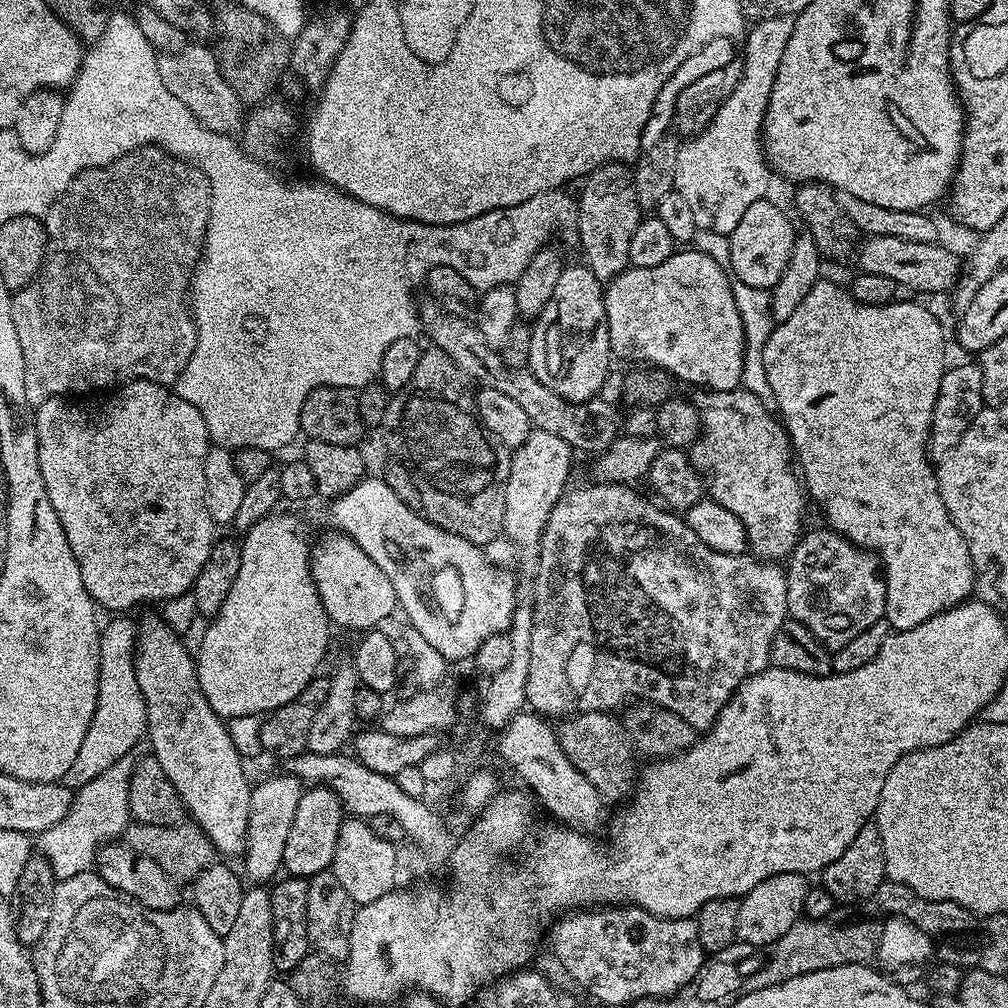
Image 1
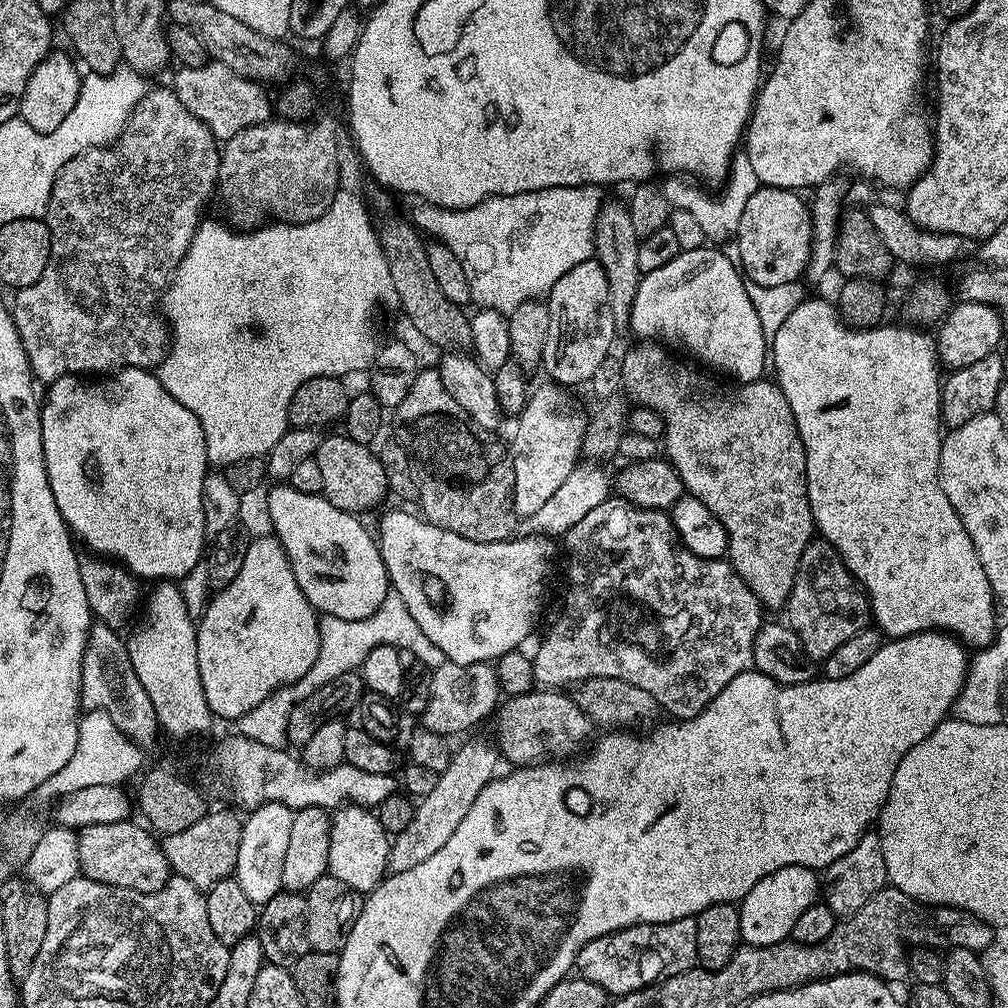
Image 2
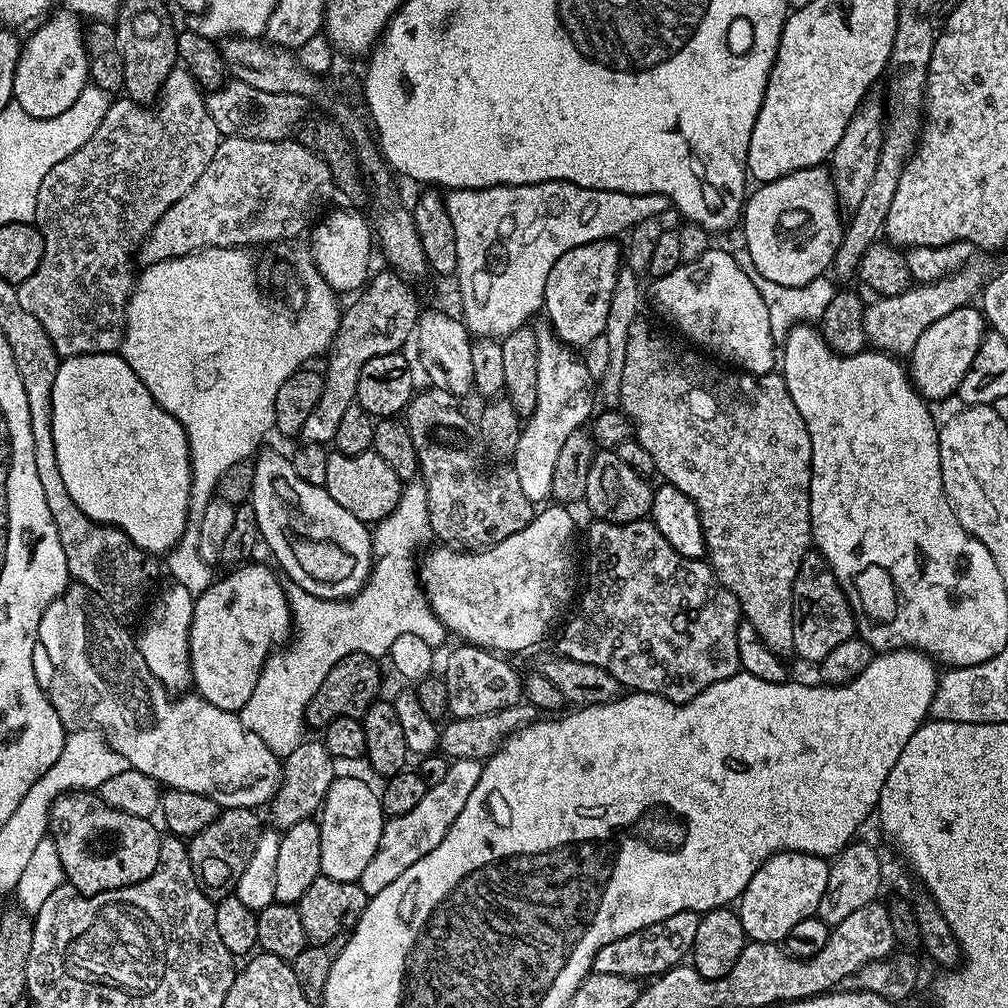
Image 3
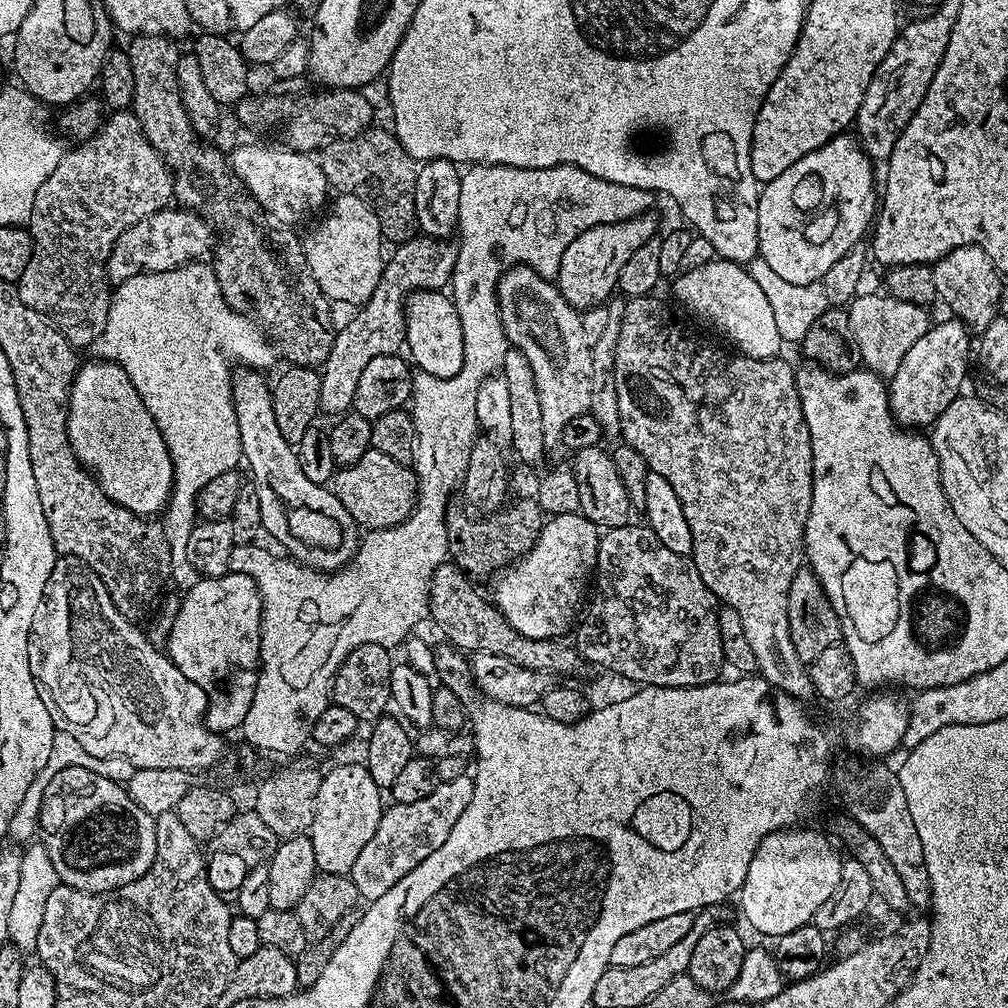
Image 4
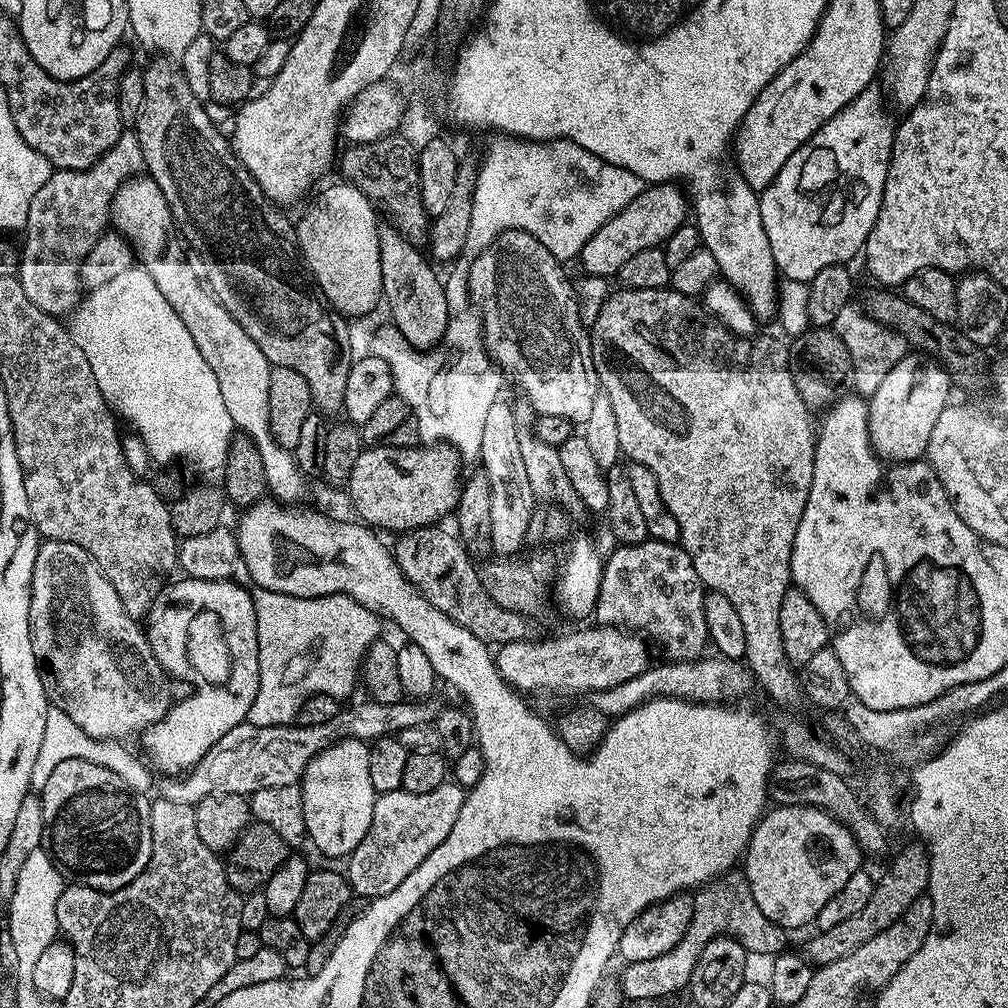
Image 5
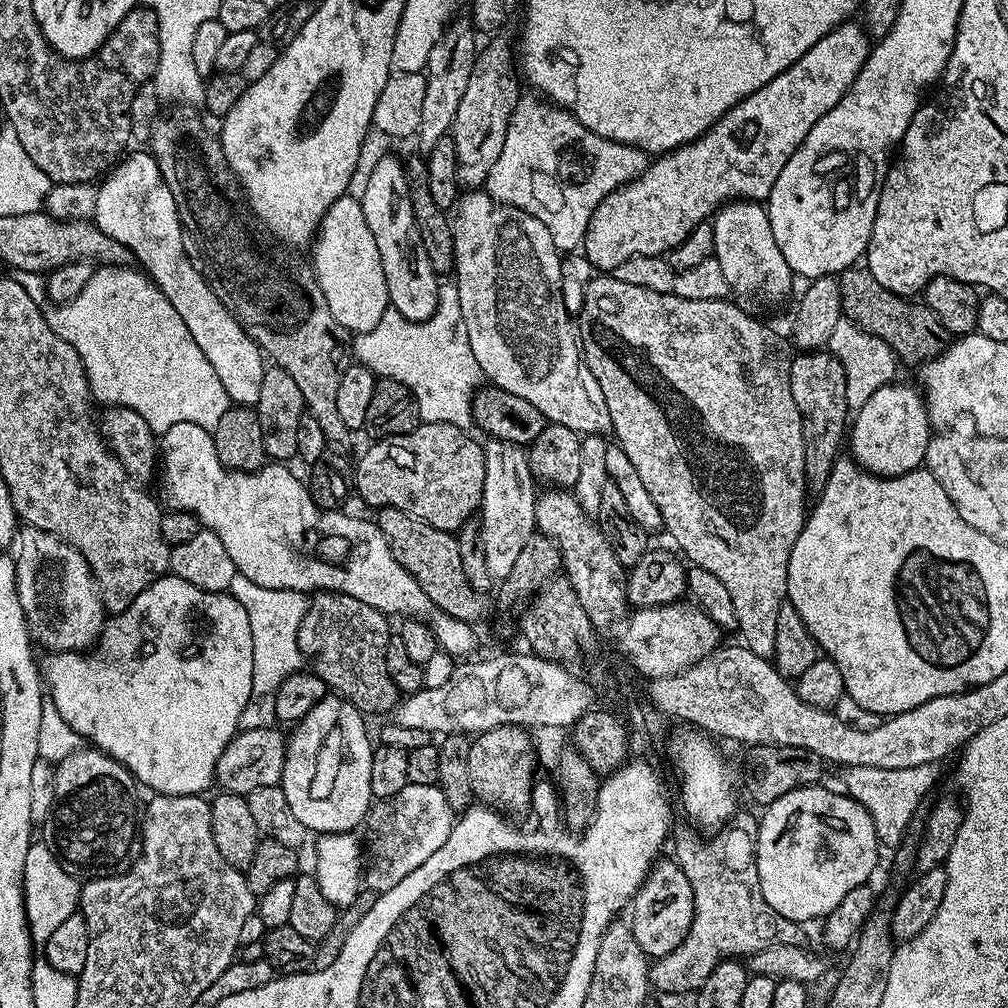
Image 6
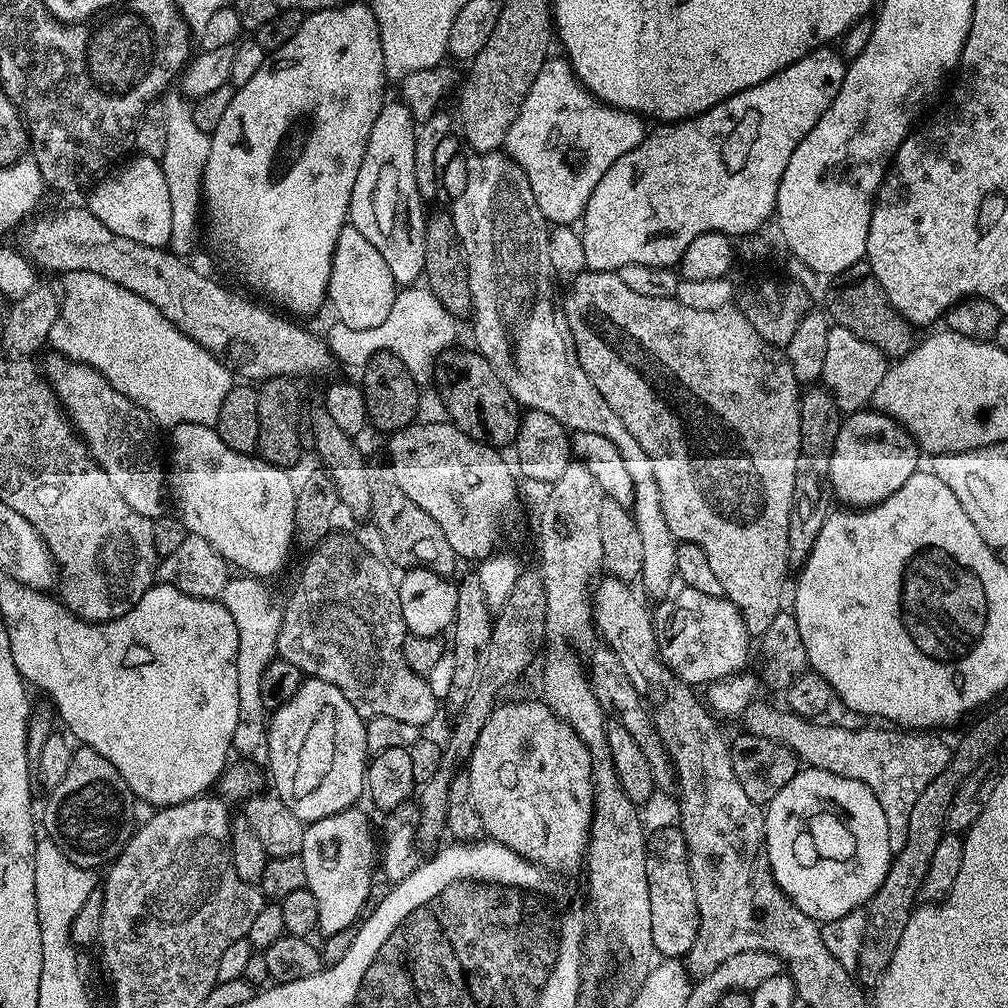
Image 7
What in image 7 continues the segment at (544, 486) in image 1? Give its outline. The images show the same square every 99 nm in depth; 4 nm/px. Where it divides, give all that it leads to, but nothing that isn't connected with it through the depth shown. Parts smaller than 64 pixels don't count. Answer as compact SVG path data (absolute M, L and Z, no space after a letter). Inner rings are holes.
M507 151L485 152L475 159L468 168L468 177L464 180L460 197L450 205L460 239L460 251L468 261L468 285L472 299L470 321L472 320L472 332L476 335L475 351L482 353L486 362L494 366L494 374L502 378L508 394L516 400L517 405L525 409L542 410L550 414L550 418L558 418L558 422L562 422L572 432L602 434L602 438L610 438L610 442L618 446L618 454L622 454L622 462L626 462L632 483L630 511L638 526L638 535L642 537L640 580L650 595L656 596L655 598L667 597L668 587L672 580L674 584L676 576L678 541L670 526L666 526L666 514L662 512L662 494L658 494L658 482L654 482L654 465L650 462L650 454L646 454L646 450L638 446L634 434L622 426L622 418L610 410L606 398L598 394L594 382L590 382L586 370L582 370L578 362L572 336L568 333L568 324L564 321L564 313L558 303L558 292L556 296L558 281L550 266L549 221L545 220L542 210L538 210L538 202L526 174Z

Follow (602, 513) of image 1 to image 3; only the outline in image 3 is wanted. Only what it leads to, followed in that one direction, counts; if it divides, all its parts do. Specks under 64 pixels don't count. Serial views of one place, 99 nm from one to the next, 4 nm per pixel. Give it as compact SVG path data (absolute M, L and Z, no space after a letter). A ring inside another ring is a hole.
M645 518L626 522L625 524L611 524L605 520L593 519L592 525L588 528L588 585L584 588L584 597L580 600L580 609L576 612L576 617L564 628L564 633L560 636L559 655L570 658L574 662L586 662L590 666L598 666L611 674L617 682L617 685L625 689L638 692L649 692L665 696L670 702L675 704L685 704L690 702L706 686L714 686L714 682L722 682L726 678L736 675L741 671L740 659L738 658L738 626L742 619L740 603L722 582L712 573L711 564L703 559L695 560L686 558L658 534L658 530L652 525L651 519Z

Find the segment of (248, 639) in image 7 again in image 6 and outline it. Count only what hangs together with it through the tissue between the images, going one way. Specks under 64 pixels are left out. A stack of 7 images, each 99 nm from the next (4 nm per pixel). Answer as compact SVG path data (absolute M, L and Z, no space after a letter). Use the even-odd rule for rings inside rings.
M248 584L246 590L248 596L244 600L244 609L246 618L250 618L250 635L254 638L254 686L250 686L250 698L240 715L240 728L250 732L270 728L277 723L278 690L290 674L301 671L298 630L302 618L308 613L309 601L305 593L294 590L270 590L257 584Z

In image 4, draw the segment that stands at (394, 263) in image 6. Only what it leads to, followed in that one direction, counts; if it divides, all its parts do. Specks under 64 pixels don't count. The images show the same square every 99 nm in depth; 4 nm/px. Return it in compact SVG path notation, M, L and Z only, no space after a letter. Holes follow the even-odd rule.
M413 290L409 292L408 299L404 302L404 317L406 352L411 363L419 371L436 378L443 380L454 378L458 370L462 370L466 349L462 338L462 322L458 318L458 310L451 295L440 290Z

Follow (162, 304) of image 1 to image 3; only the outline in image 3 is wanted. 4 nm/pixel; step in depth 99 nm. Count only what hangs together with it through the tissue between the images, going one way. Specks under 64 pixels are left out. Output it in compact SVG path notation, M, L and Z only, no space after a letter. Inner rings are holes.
M177 66L172 68L168 77L164 79L155 103L145 106L136 100L127 98L114 101L105 112L103 109L94 134L90 134L88 141L82 146L78 146L78 150L74 150L74 154L62 158L62 162L58 162L54 166L54 170L50 170L50 174L46 174L46 178L42 178L42 186L38 186L38 202L34 221L44 239L42 262L38 262L38 270L34 270L34 274L30 274L30 278L26 278L26 282L16 285L16 293L18 302L22 302L23 308L30 310L30 314L34 314L34 318L38 318L38 322L48 332L50 342L56 347L57 356L63 358L94 354L95 352L115 353L119 349L120 343L124 340L124 310L128 307L128 297L132 295L134 287L132 260L134 264L134 257L137 255L141 242L158 222L158 218L162 218L162 214L166 214L166 210L170 210L170 206L174 206L174 202L178 202L178 198L182 198L182 194L189 192L194 186L194 182L198 182L198 178L202 178L202 170L206 170L206 166L210 166L210 158L214 158L214 150L218 150L221 139L218 125L215 124L214 118L210 118L205 89L200 87L200 84L184 67Z

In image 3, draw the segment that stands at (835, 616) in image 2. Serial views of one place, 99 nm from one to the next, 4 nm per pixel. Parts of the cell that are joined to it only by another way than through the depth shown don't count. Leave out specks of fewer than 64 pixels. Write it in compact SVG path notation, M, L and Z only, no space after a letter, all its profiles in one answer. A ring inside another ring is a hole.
M810 550L798 566L792 587L792 617L794 618L794 652L804 660L819 662L834 650L834 646L857 635L858 616L846 598L843 586L834 578L821 552Z

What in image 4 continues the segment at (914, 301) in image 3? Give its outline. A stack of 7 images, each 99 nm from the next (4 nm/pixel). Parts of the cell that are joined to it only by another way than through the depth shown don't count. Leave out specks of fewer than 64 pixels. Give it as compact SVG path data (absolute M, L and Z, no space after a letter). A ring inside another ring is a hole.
M861 291L847 305L846 311L850 318L850 330L854 330L854 342L858 342L861 365L875 376L890 378L898 366L902 366L902 358L906 358L910 346L926 334L930 326L929 309L923 304L902 302L880 292Z

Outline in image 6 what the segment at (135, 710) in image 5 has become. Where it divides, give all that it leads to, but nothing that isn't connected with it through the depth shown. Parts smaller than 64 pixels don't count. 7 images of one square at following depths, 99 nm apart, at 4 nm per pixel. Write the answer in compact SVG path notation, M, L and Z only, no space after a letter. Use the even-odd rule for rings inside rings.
M24 526L16 534L14 559L16 589L35 643L48 648L49 653L91 649L104 631L106 609L86 558L62 538L46 530Z

